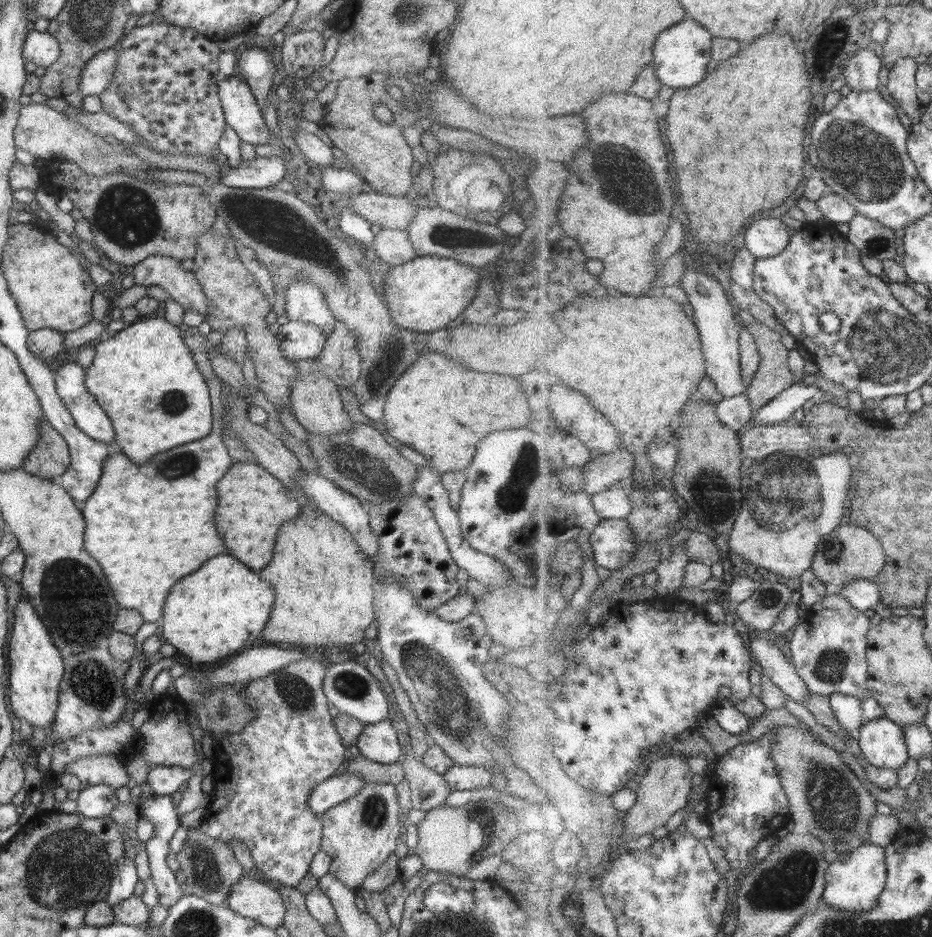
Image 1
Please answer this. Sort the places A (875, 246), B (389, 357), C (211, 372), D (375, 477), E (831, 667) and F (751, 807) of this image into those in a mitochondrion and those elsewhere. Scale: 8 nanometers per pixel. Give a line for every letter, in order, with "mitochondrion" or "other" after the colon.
A: mitochondrion
B: mitochondrion
C: other
D: mitochondrion
E: mitochondrion
F: other

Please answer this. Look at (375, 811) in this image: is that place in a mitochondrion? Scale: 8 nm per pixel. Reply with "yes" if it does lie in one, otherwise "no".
yes

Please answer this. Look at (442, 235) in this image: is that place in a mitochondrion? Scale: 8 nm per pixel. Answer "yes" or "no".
yes

